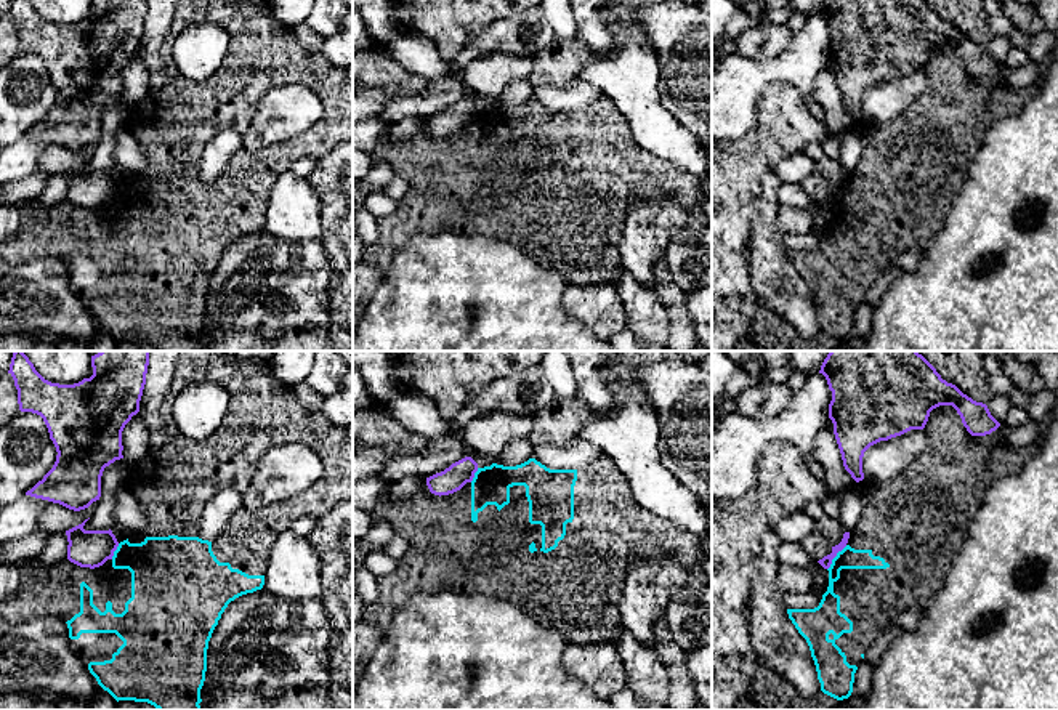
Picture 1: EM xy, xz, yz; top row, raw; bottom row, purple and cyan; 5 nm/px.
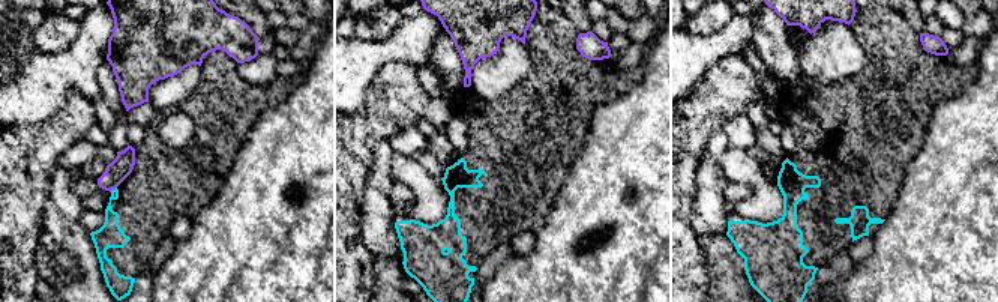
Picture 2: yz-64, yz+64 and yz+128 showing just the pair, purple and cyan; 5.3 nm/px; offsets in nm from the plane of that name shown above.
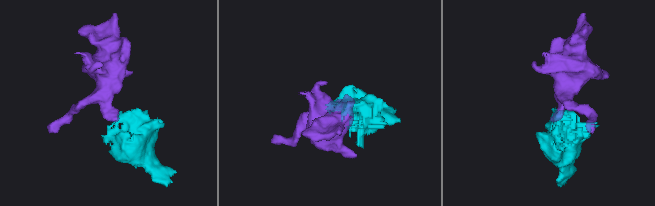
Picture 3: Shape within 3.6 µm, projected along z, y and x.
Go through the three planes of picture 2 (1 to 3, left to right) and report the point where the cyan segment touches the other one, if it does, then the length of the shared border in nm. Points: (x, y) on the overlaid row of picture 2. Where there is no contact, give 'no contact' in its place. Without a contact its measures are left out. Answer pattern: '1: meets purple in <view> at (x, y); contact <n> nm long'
1: meets purple in yz-64 at (113, 188); contact 50 nm long
2: no contact
3: no contact

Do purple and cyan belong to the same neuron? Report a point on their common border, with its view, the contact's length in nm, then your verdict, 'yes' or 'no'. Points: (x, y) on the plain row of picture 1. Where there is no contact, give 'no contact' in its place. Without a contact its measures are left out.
yz (835, 196) | 160 nm | no

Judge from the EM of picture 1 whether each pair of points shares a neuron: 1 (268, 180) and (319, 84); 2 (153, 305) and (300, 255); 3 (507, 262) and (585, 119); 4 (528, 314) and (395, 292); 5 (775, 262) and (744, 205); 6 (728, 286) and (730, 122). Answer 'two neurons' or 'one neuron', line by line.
1: one neuron
2: two neurons
3: two neurons
4: one neuron
5: two neurons
6: two neurons

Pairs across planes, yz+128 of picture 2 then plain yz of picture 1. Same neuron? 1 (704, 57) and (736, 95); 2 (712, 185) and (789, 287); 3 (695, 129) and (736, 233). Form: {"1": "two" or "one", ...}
{"1": "one", "2": "one", "3": "one"}

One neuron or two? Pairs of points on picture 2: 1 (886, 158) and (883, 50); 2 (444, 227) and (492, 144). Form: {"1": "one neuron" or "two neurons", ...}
{"1": "one neuron", "2": "one neuron"}

